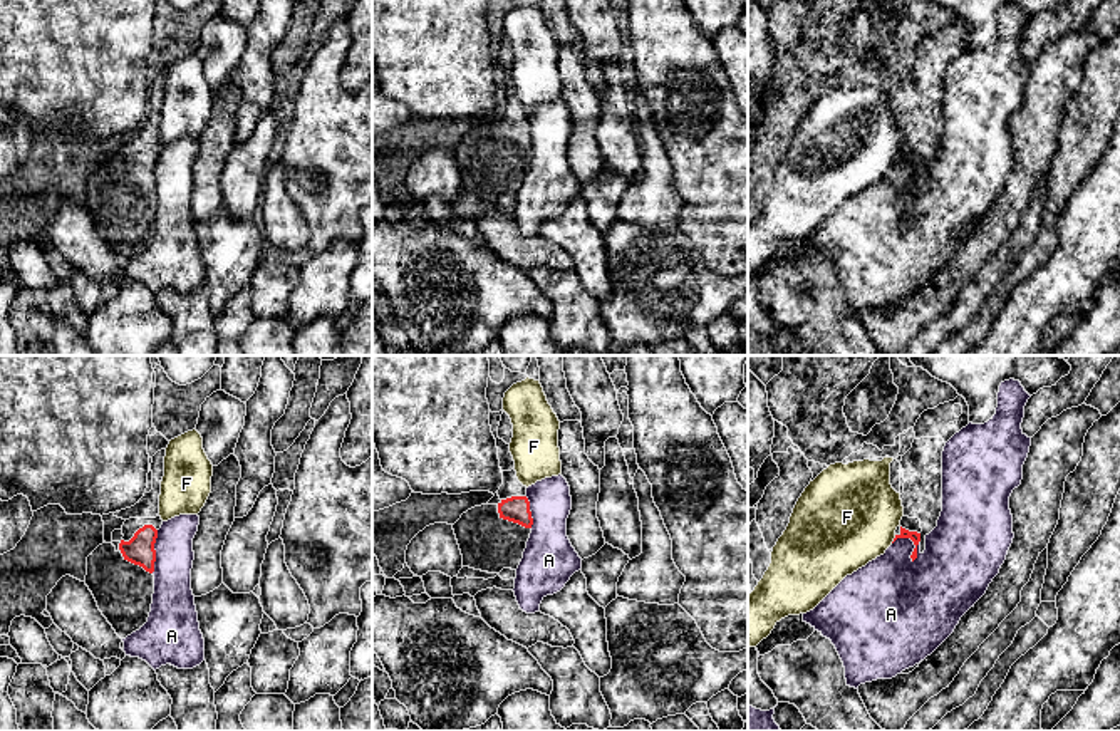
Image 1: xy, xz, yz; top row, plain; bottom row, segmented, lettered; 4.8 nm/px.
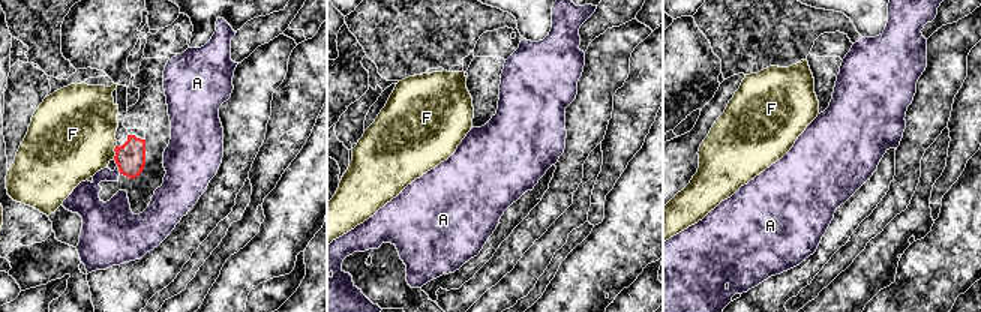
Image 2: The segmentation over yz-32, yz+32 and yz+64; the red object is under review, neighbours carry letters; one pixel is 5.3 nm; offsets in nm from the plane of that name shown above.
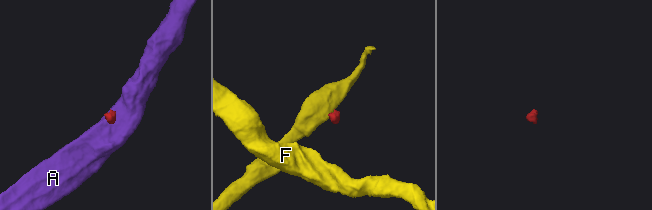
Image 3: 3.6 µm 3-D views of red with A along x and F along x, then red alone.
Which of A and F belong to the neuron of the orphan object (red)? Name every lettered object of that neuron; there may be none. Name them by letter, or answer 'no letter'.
no letter

